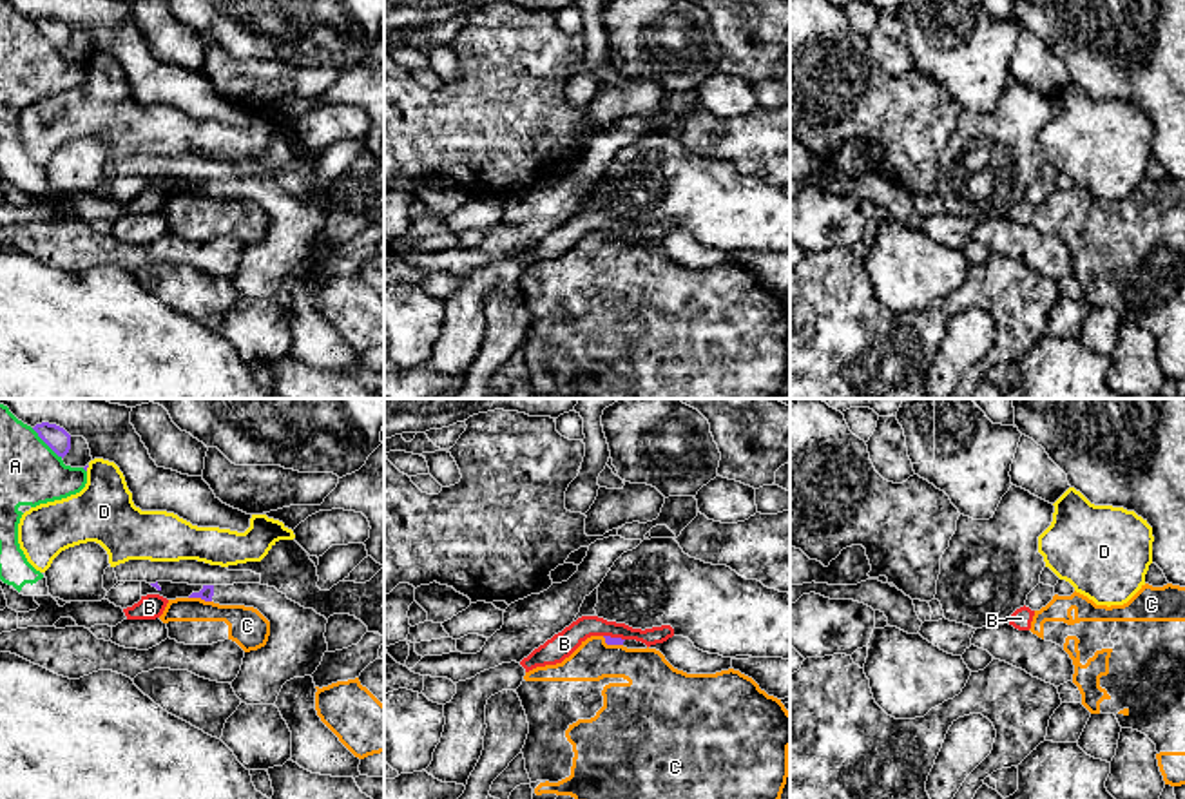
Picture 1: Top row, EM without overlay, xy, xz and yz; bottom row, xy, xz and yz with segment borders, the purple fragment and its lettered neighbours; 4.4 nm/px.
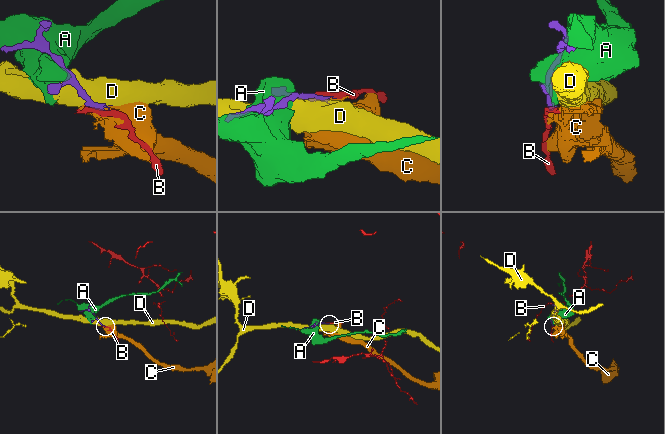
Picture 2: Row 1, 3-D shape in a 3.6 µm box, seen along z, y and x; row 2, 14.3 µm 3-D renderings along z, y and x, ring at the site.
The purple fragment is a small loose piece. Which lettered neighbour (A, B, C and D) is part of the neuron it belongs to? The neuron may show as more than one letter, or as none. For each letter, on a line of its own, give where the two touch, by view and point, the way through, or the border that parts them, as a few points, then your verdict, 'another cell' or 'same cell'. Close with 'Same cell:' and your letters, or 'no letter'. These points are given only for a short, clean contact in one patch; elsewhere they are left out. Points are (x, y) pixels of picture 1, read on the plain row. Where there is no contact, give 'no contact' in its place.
A: meets purple in xy at (48, 38); another cell
B: meets purple in xz at (615, 232); border along xz (604, 229), (624, 234); another cell
C: meets purple in xy at (200, 191); border along xy (189, 191), (211, 196); another cell
D: meets purple in xy at (87, 60); another cell
Same cell: no letter

